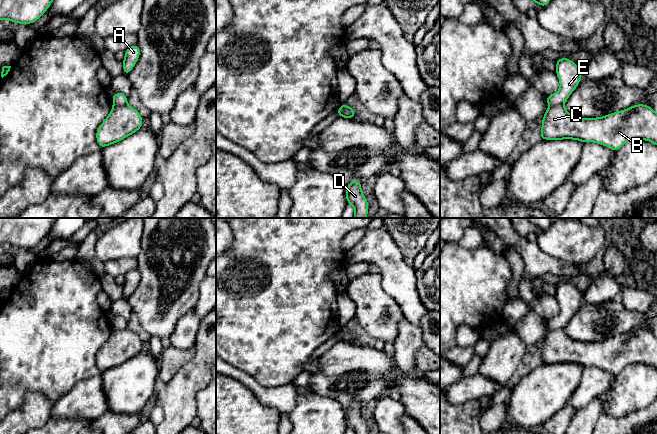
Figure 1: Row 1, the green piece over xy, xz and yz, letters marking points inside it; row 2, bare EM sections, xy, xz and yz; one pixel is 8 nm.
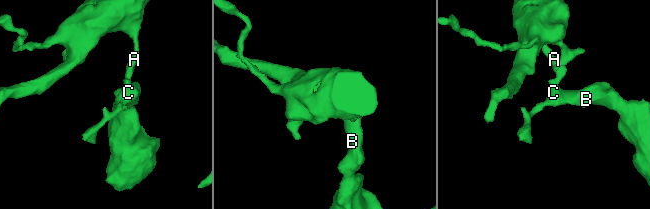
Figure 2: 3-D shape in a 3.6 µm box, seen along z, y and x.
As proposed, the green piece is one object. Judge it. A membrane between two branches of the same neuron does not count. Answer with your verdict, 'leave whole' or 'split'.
split

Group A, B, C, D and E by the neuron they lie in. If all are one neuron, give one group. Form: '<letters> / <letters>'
A E / B C D

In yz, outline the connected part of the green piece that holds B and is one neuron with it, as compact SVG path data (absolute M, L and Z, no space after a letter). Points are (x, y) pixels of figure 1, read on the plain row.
M563 328L549 330L542 343L540 356L542 364L573 363L583 367L594 366L614 376L627 365L642 363L657 369L657 337L651 330L636 328L603 341L580 342L569 338Z

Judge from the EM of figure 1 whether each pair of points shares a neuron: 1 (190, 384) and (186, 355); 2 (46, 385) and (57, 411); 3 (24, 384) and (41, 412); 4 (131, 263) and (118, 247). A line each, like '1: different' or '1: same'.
1: different
2: different
3: different
4: different

